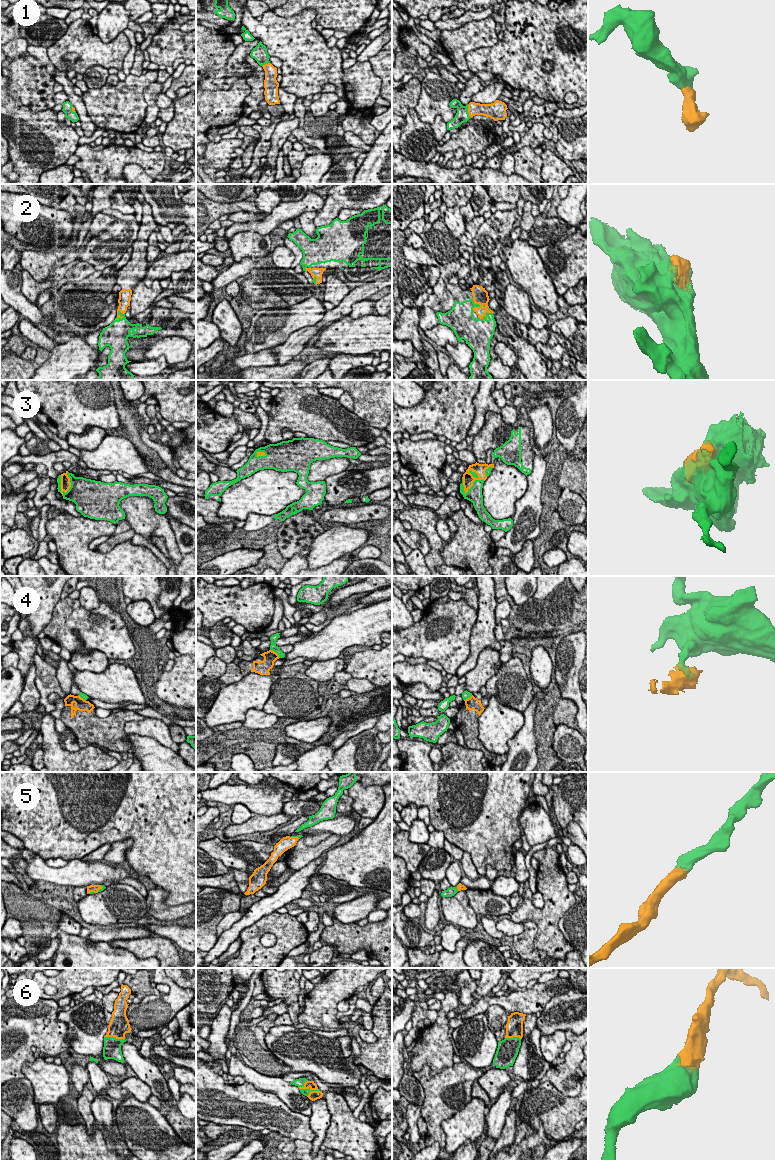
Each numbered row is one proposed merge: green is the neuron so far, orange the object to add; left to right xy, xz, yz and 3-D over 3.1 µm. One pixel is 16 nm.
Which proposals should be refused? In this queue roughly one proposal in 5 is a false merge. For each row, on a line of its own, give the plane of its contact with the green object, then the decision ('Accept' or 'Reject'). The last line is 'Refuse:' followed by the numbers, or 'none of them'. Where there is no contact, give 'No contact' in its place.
1: Touches green in yz. Accept
2: Touches green in yz. Accept
3: Touches green in yz. Accept
4: Touches green in xz. Reject
5: Touches green in xy. Accept
6: Touches green in xz. Accept
Refuse: 4

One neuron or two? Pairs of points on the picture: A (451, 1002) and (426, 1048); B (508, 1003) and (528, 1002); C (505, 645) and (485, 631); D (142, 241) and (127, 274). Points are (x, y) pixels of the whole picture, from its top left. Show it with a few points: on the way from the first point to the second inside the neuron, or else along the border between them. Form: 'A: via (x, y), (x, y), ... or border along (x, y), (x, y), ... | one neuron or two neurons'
A: via (442, 1013), (441, 1027), (435, 1037) | one neuron
B: via (513, 1002), (523, 1002) | one neuron
C: border along (500, 642), (499, 652) | two neurons
D: via (139, 249), (138, 263), (135, 266) | one neuron

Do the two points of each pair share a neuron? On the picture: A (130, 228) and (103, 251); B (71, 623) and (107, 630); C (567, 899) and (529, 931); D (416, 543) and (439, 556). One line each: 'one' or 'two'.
A: one
B: one
C: two
D: two

